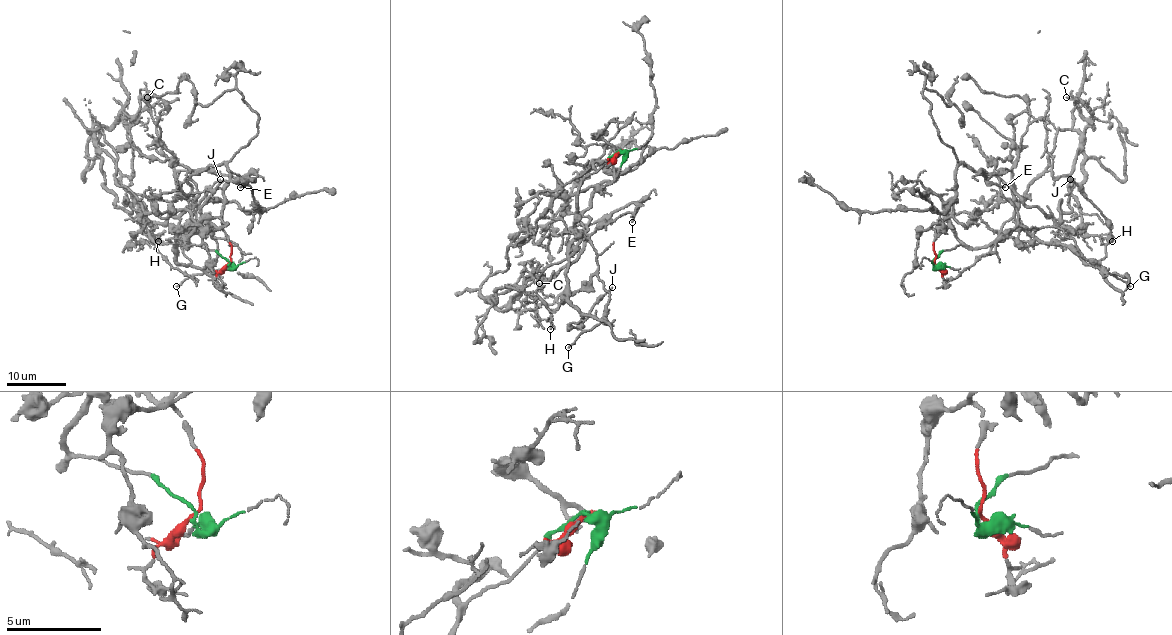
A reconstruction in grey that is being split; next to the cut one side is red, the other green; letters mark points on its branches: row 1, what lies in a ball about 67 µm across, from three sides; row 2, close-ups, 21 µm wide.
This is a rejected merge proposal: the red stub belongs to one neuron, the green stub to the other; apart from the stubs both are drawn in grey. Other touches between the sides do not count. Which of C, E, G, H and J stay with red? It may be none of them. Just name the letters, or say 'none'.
C, G, H

